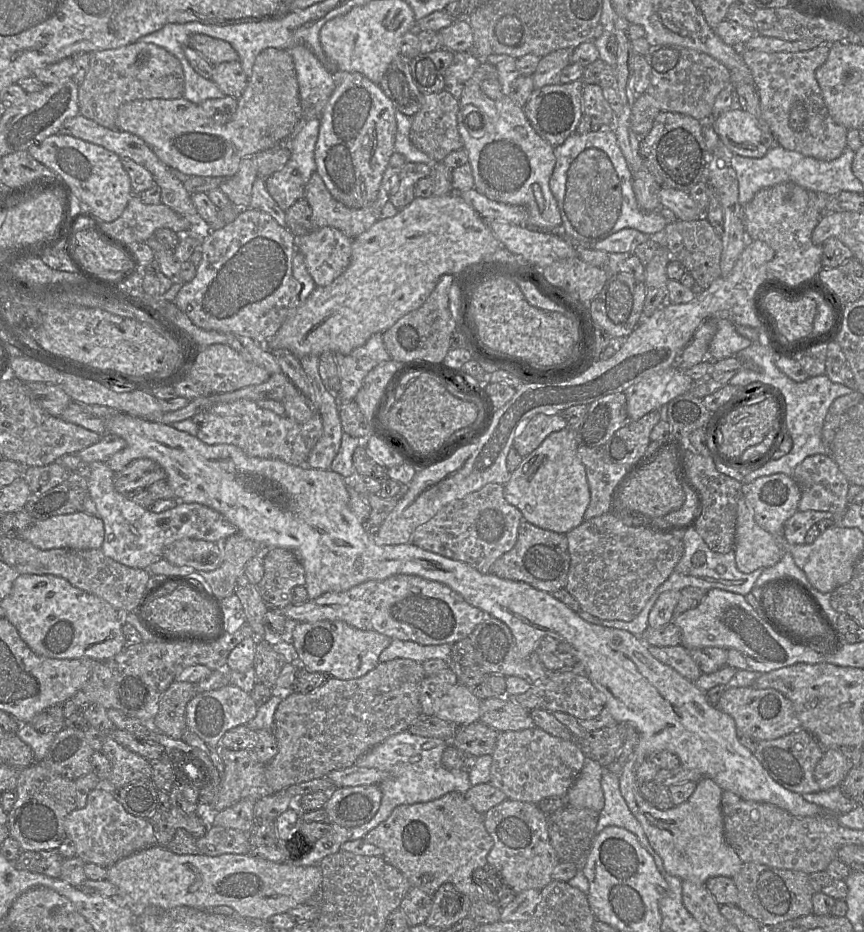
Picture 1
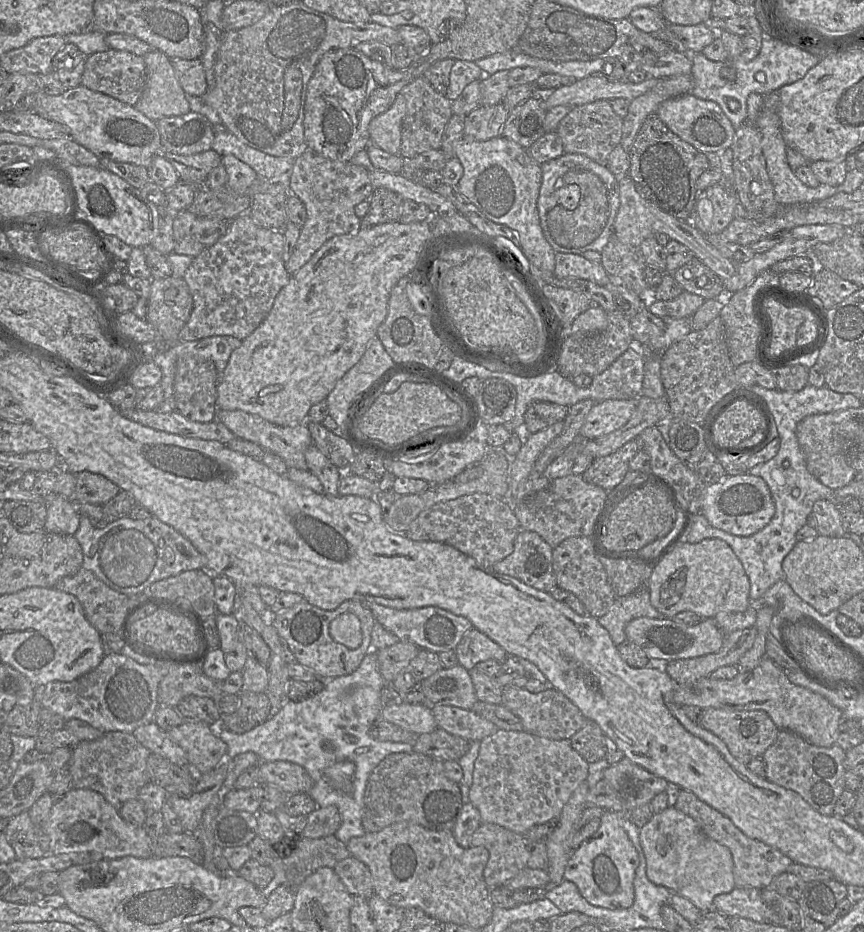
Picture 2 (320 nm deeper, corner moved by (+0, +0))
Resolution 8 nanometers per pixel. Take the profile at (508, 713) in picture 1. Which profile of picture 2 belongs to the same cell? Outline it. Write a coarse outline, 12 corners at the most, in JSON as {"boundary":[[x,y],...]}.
{"boundary":[[434,705],[438,729],[469,742],[499,730],[472,710]]}

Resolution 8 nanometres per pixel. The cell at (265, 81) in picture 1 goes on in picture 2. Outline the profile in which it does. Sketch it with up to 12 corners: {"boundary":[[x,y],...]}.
{"boundary":[[79,85],[34,112],[99,158],[148,167],[155,121]]}

